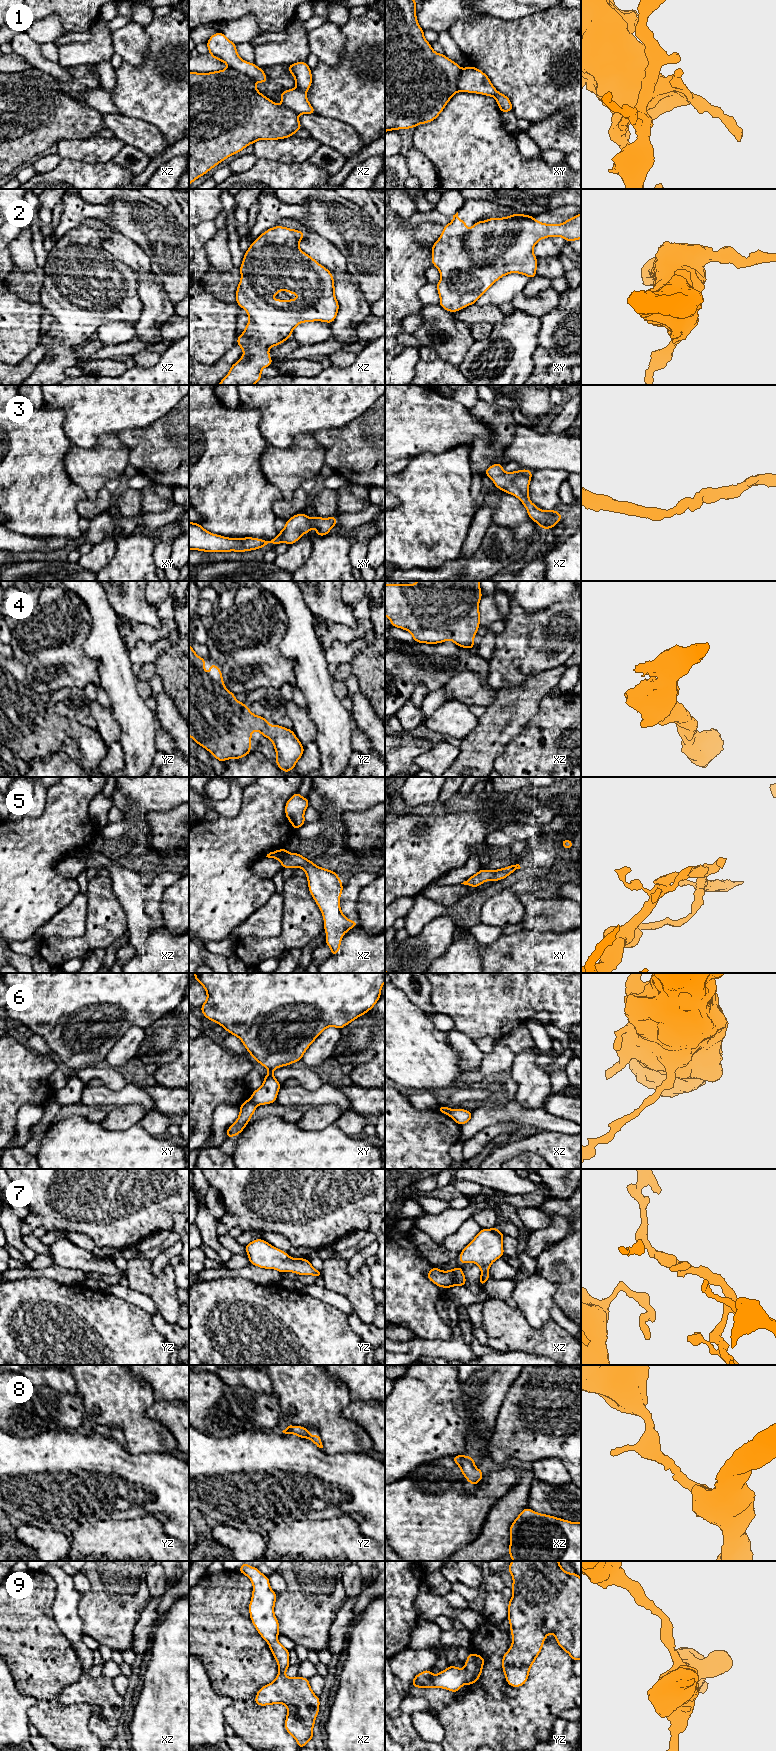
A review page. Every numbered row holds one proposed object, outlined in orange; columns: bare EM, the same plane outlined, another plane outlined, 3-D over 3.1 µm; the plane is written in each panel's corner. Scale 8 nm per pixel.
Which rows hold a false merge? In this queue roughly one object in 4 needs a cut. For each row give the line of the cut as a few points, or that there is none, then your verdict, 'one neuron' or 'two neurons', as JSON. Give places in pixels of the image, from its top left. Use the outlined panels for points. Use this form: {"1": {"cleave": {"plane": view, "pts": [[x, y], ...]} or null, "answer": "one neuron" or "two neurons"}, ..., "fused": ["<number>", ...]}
{"1": {"cleave": {"plane": "xz", "pts": [[229, 67], [247, 74], [254, 81]]}, "answer": "two neurons"}, "2": {"cleave": null, "answer": "one neuron"}, "3": {"cleave": null, "answer": "one neuron"}, "4": {"cleave": null, "answer": "one neuron"}, "5": {"cleave": null, "answer": "one neuron"}, "6": {"cleave": {"plane": "xy", "pts": [[250, 1099], [256, 1105]]}, "answer": "two neurons"}, "7": {"cleave": null, "answer": "one neuron"}, "8": {"cleave": null, "answer": "one neuron"}, "9": {"cleave": null, "answer": "one neuron"}, "fused": ["1", "6"]}

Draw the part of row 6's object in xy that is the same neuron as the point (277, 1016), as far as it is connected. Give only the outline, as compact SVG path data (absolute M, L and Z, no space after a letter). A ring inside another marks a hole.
M194 973L194 978L207 993L207 1000L200 1007L204 1017L220 1024L224 1030L238 1037L252 1058L269 1070L268 1074L264 1076L261 1087L252 1092L251 1100L256 1105L272 1104L276 1101L281 1084L273 1076L274 1069L300 1061L309 1046L327 1027L336 1027L341 1030L358 1017L366 1014L381 997L381 989L385 983L385 973Z

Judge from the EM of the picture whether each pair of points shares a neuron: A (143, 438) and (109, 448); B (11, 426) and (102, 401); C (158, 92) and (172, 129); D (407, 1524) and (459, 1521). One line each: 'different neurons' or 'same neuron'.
A: different neurons
B: different neurons
C: same neuron
D: same neuron

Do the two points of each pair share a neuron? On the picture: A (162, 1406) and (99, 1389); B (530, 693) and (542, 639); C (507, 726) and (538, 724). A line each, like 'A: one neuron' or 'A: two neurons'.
A: two neurons
B: two neurons
C: two neurons

